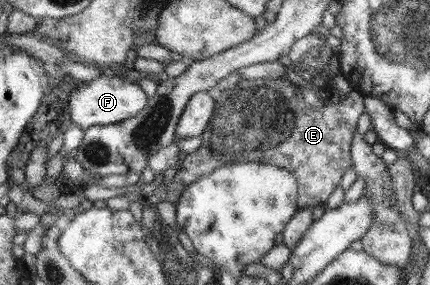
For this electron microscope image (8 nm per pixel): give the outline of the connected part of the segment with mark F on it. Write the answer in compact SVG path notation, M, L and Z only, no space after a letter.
M102 74L100 77L88 82L80 82L80 86L70 94L68 98L68 109L70 118L82 129L92 126L121 123L122 120L136 116L142 112L148 104L148 95L139 84L126 81L118 75L108 76Z

